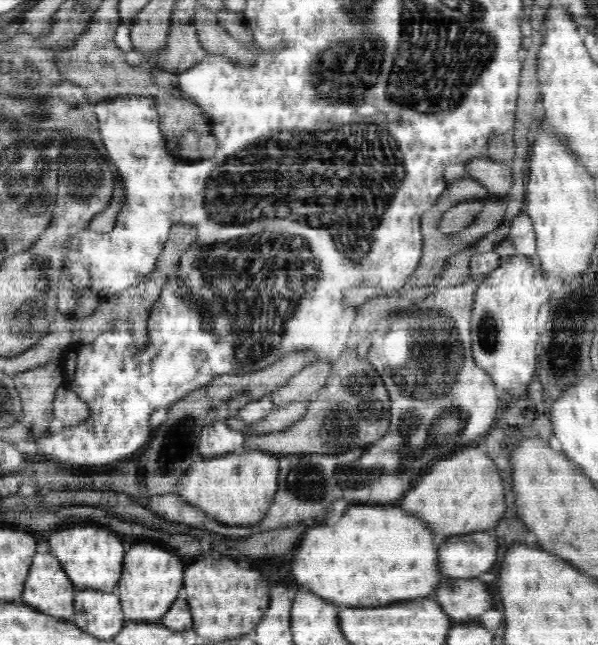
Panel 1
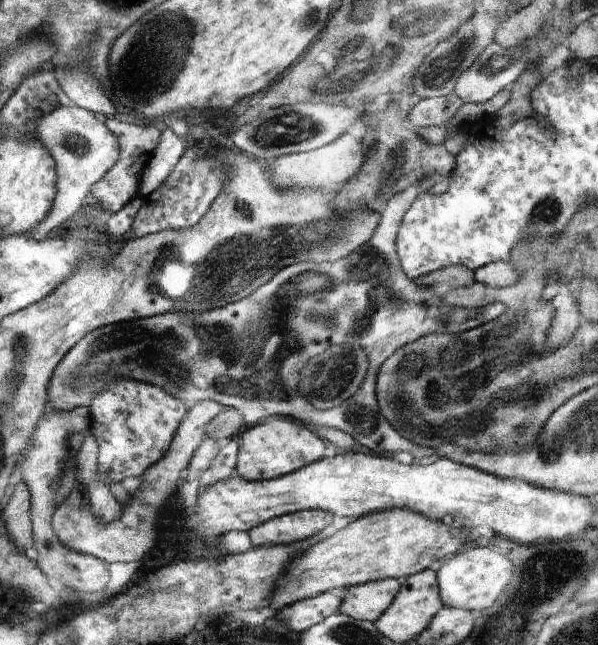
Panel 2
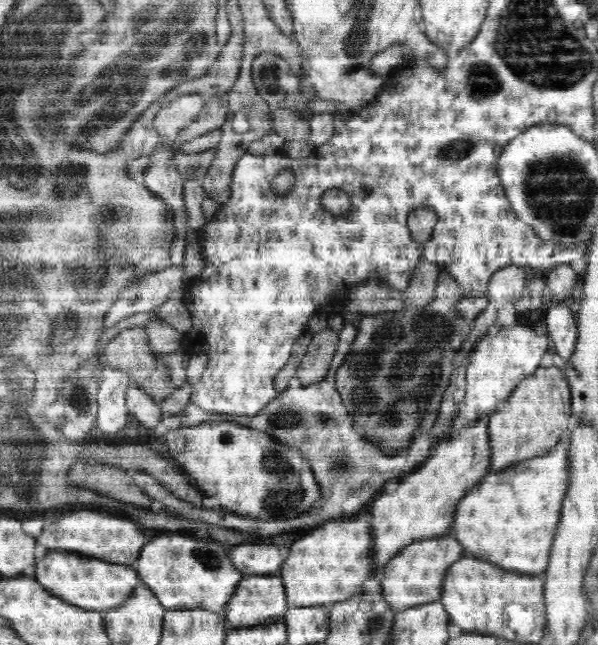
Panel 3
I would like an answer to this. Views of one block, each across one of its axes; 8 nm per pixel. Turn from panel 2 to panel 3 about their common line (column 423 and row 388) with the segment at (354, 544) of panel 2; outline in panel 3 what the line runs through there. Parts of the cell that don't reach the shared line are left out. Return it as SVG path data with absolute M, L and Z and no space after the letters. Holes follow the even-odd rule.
M558 362L552 367L538 367L516 386L516 390L508 397L508 402L502 402L500 412L494 410L488 417L492 453L490 472L495 473L507 469L518 461L548 454L548 451L558 444L560 436L566 430L572 431L578 425L578 420L571 413L571 386L564 373L563 364Z

